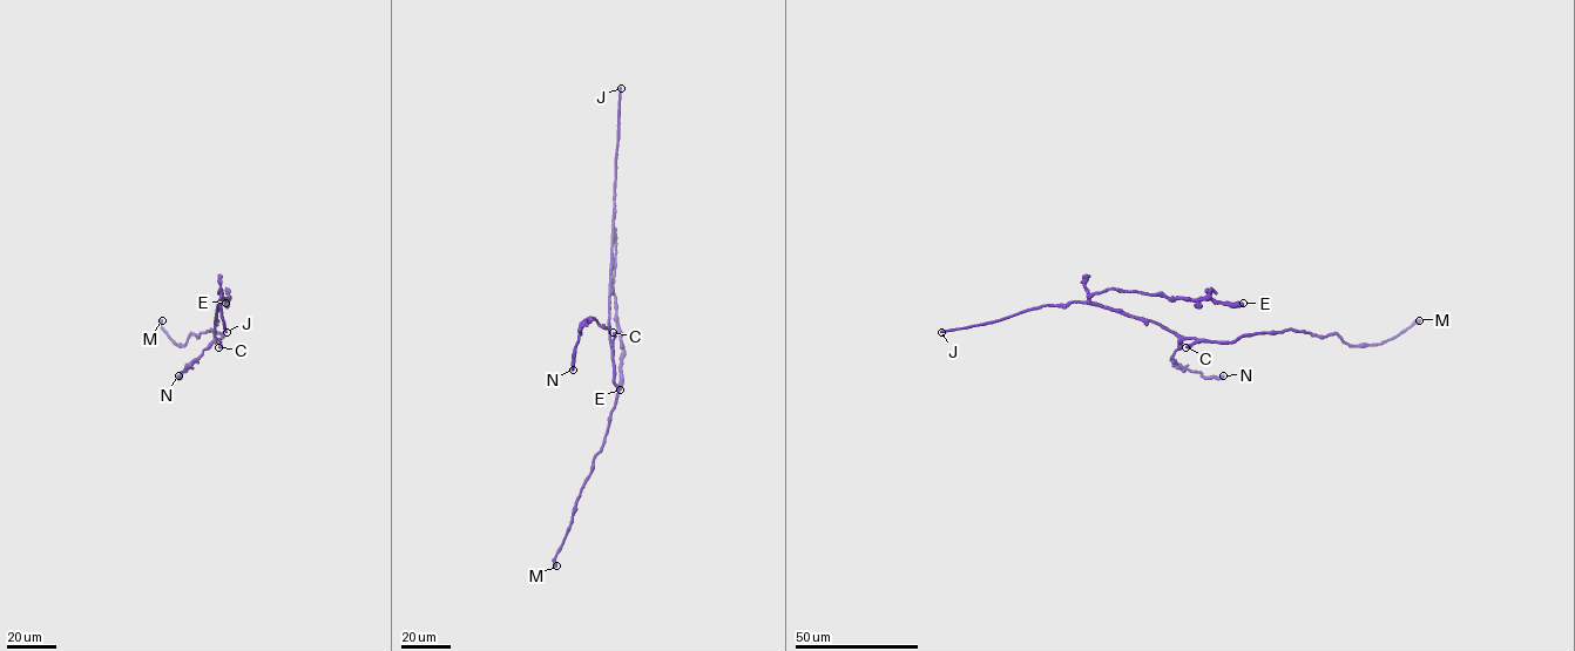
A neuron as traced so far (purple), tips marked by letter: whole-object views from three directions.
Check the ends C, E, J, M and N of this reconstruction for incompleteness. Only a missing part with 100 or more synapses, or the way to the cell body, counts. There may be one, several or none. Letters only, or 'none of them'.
J

